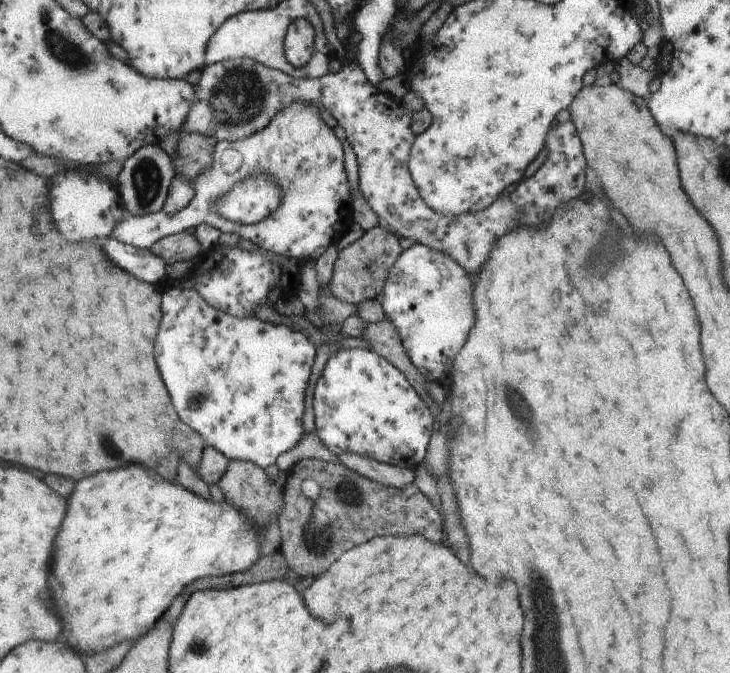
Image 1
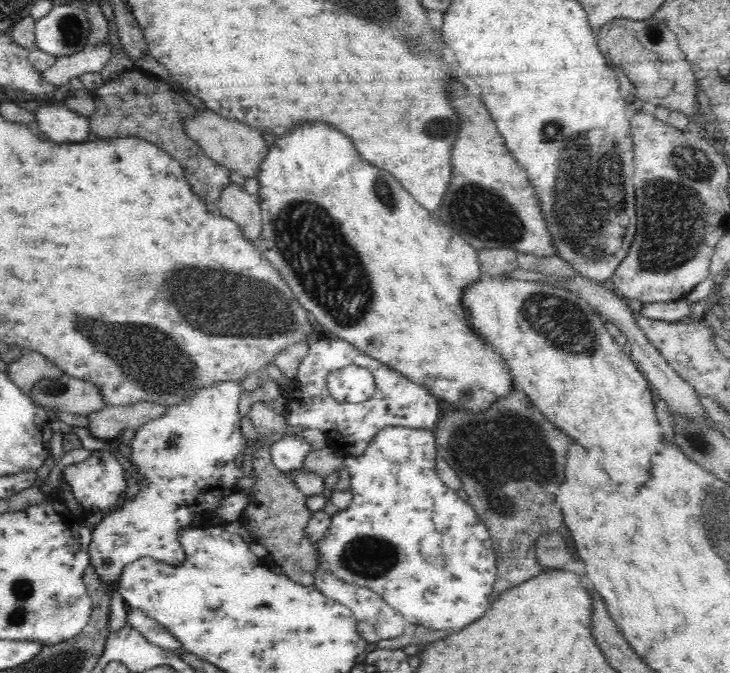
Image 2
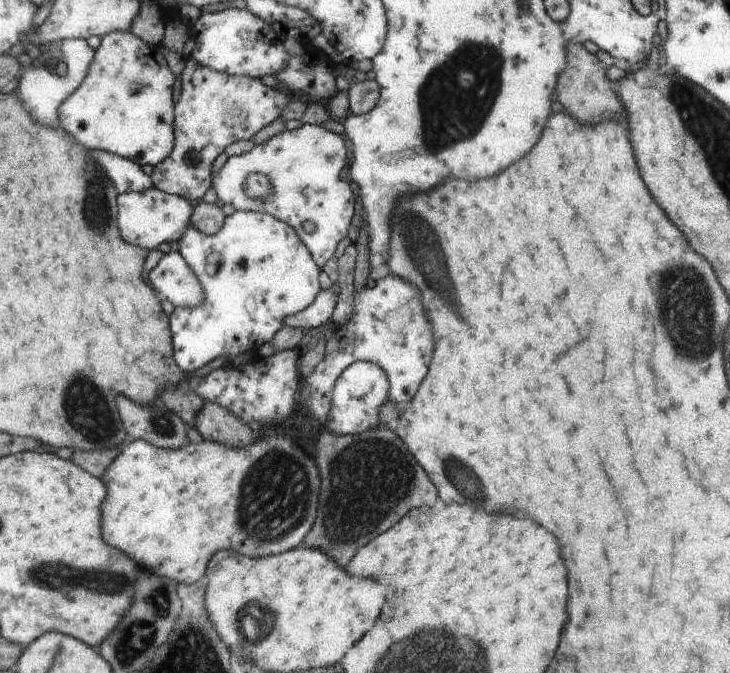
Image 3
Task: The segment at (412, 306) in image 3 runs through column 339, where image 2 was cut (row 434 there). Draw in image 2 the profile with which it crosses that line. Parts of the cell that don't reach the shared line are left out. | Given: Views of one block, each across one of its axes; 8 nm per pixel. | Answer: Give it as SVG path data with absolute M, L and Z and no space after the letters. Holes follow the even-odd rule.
M323 336L318 340L312 340L309 343L309 351L301 360L298 367L297 376L292 381L290 388L285 394L285 409L283 411L286 424L290 426L302 426L304 428L320 429L333 446L340 450L345 456L358 457L367 448L368 442L386 426L403 426L403 428L426 429L433 430L440 418L440 404L438 398L428 393L428 389L412 382L391 369L389 366L382 364L379 360L364 354L354 345L342 339ZM356 365L367 368L375 378L374 394L364 404L340 404L331 397L327 389L326 377L331 370L336 370L345 366Z

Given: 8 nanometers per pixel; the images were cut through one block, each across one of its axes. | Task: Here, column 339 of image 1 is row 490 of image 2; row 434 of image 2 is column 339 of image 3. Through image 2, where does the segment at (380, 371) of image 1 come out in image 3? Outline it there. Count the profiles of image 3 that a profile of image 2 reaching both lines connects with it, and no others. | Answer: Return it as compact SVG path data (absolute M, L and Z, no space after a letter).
M356 361L347 366L336 379L331 394L331 409L325 428L337 435L358 434L380 425L379 412L389 400L389 380L376 363Z

